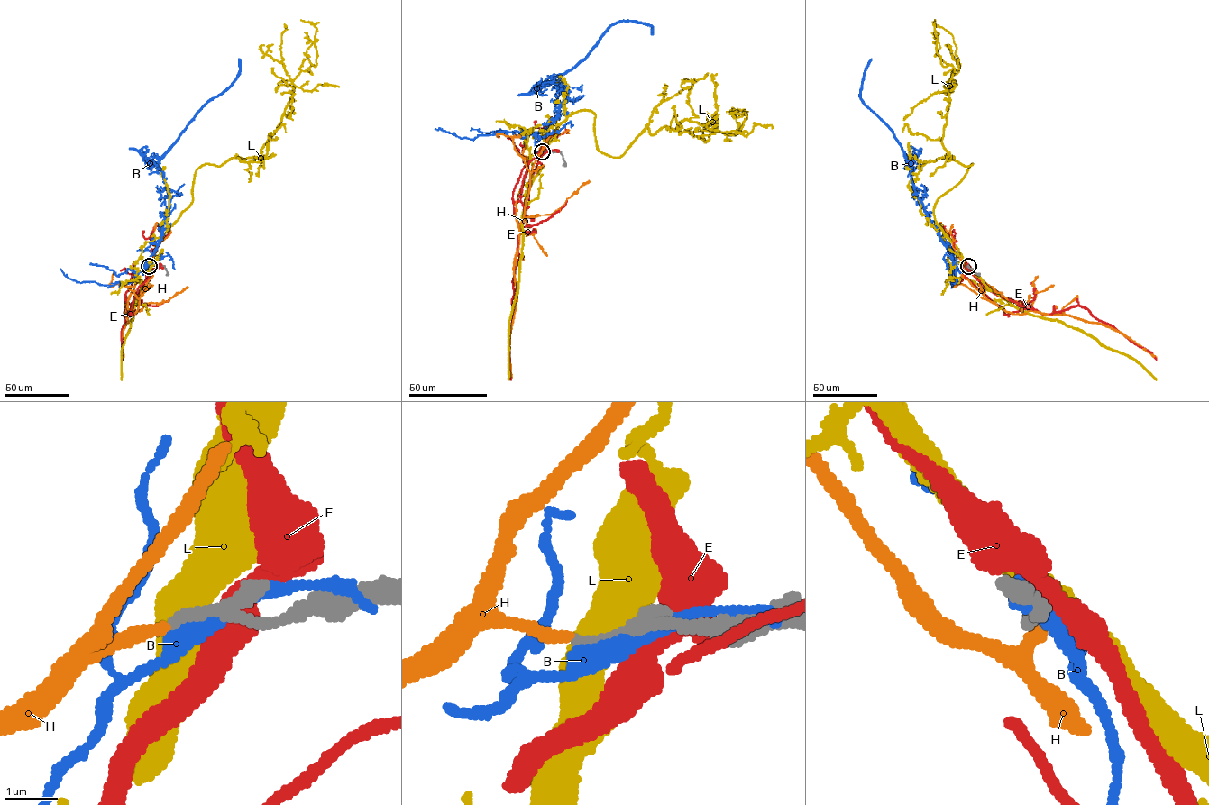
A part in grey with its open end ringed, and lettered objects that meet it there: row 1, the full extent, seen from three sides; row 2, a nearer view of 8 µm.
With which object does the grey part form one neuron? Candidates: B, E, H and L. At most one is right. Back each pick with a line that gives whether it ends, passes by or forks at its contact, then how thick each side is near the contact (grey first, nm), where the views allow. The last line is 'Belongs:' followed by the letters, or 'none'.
H: It ends there. Thickness 200 nm (grey) against 240 nm
Belongs: H

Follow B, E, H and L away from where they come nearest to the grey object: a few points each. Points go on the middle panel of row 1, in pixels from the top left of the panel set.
B: (544, 151), (535, 151), (535, 135), (566, 97), (553, 80), (614, 23), (647, 24), (651, 34)
E: (544, 151), (527, 186), (528, 203), (517, 242), (519, 260), (513, 279), (508, 339), (510, 379)
H: (541, 151), (528, 158), (527, 172), (516, 204), (519, 242), (513, 273), (516, 298), (510, 333), (510, 379)
L: (543, 151), (580, 111), (595, 114), (597, 149), (619, 157), (646, 125), (734, 135), (746, 111), (726, 112)

